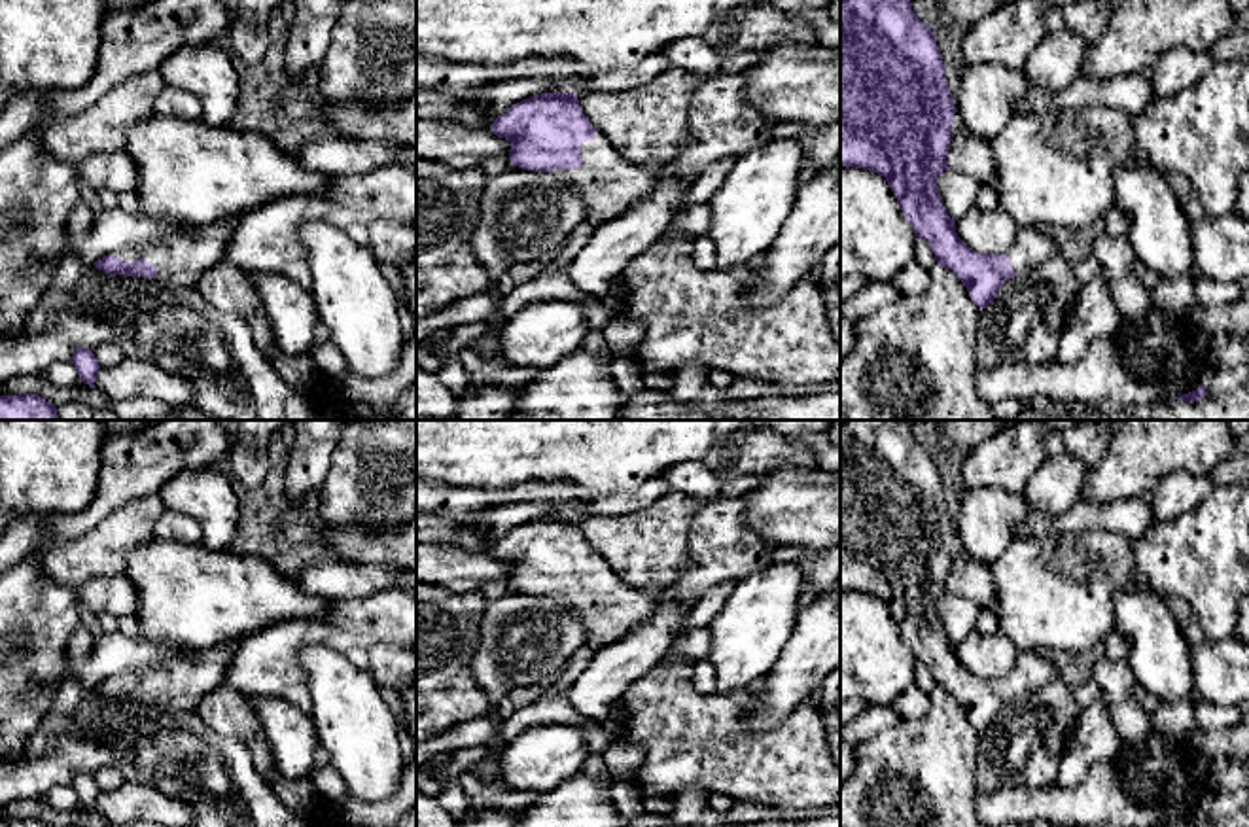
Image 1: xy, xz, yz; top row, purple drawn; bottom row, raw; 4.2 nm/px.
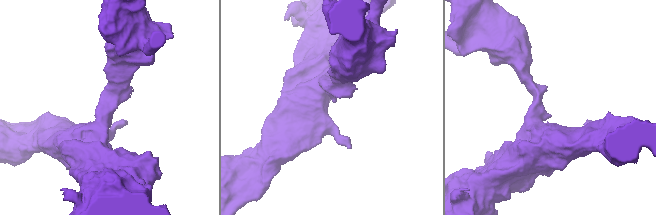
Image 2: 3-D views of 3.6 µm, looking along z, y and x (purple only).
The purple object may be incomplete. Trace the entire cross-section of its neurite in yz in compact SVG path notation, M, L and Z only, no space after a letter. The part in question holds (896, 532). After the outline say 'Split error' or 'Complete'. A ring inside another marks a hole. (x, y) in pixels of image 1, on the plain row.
M840 420L840 590L886 602L912 657L931 670L937 691L950 693L982 734L1007 702L1060 679L1062 659L1047 660L1024 651L1005 677L975 676L958 660L956 643L948 640L937 609L948 594L954 537L937 462L916 441L908 420Z. Split error

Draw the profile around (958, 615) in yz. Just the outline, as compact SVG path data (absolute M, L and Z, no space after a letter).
M948 592L939 600L937 609L950 642L959 643L976 632L976 619L982 609L975 602Z

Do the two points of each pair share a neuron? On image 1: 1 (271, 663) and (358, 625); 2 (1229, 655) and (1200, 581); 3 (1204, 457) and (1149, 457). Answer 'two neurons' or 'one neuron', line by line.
1: one neuron
2: two neurons
3: one neuron

